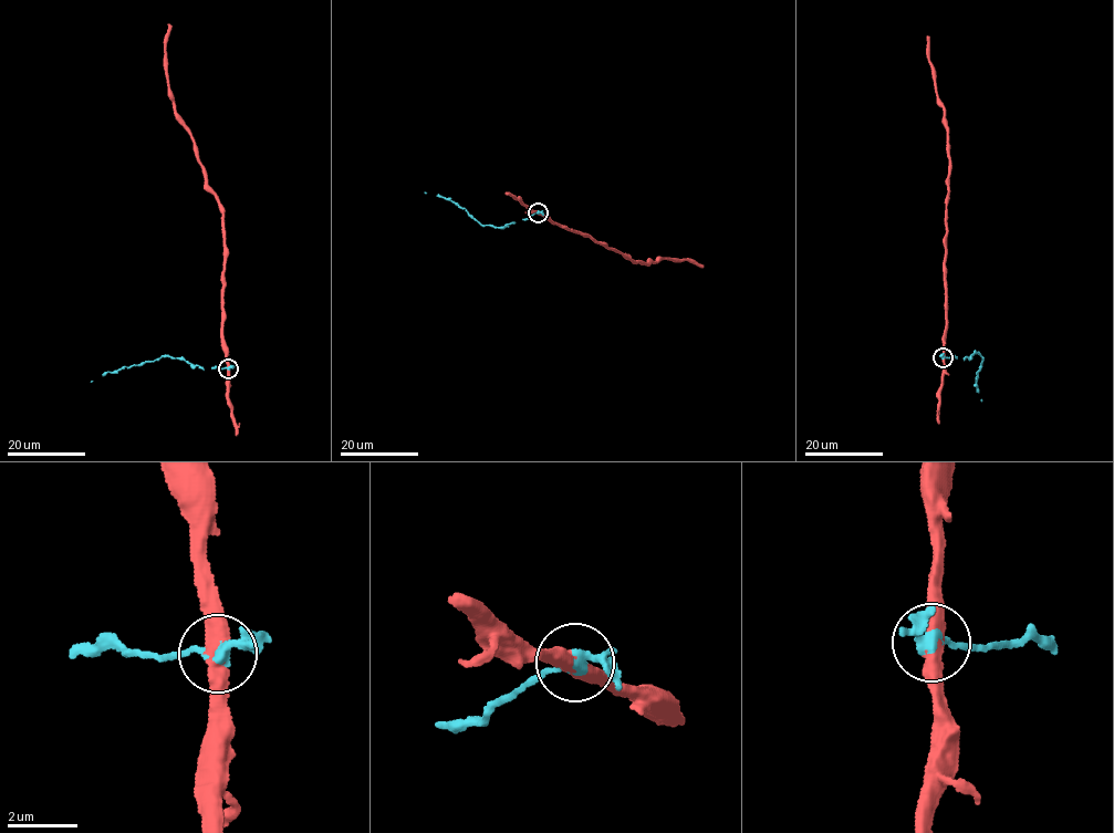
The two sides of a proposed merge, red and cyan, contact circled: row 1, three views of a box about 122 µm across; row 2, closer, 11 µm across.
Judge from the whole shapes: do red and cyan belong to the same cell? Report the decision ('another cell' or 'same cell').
another cell

